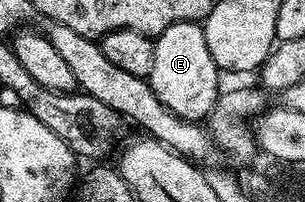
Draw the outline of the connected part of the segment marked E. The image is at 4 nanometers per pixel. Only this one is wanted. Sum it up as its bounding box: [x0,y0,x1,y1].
[149,21,221,122]

